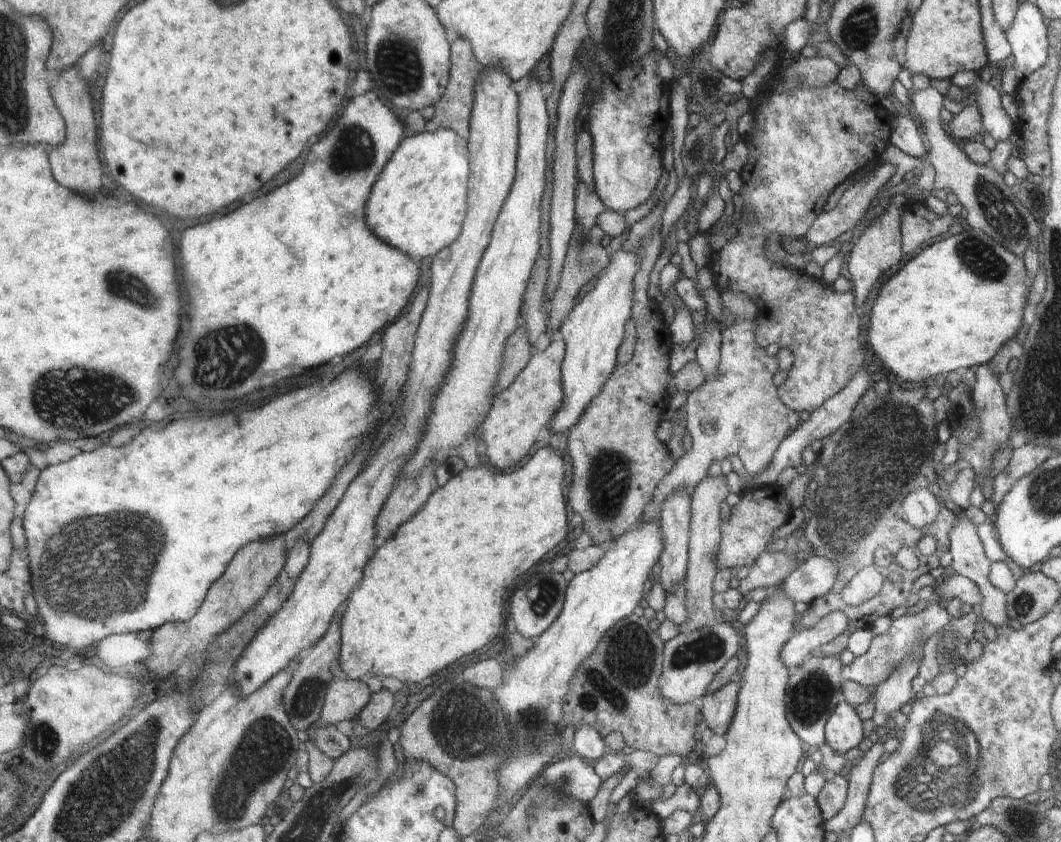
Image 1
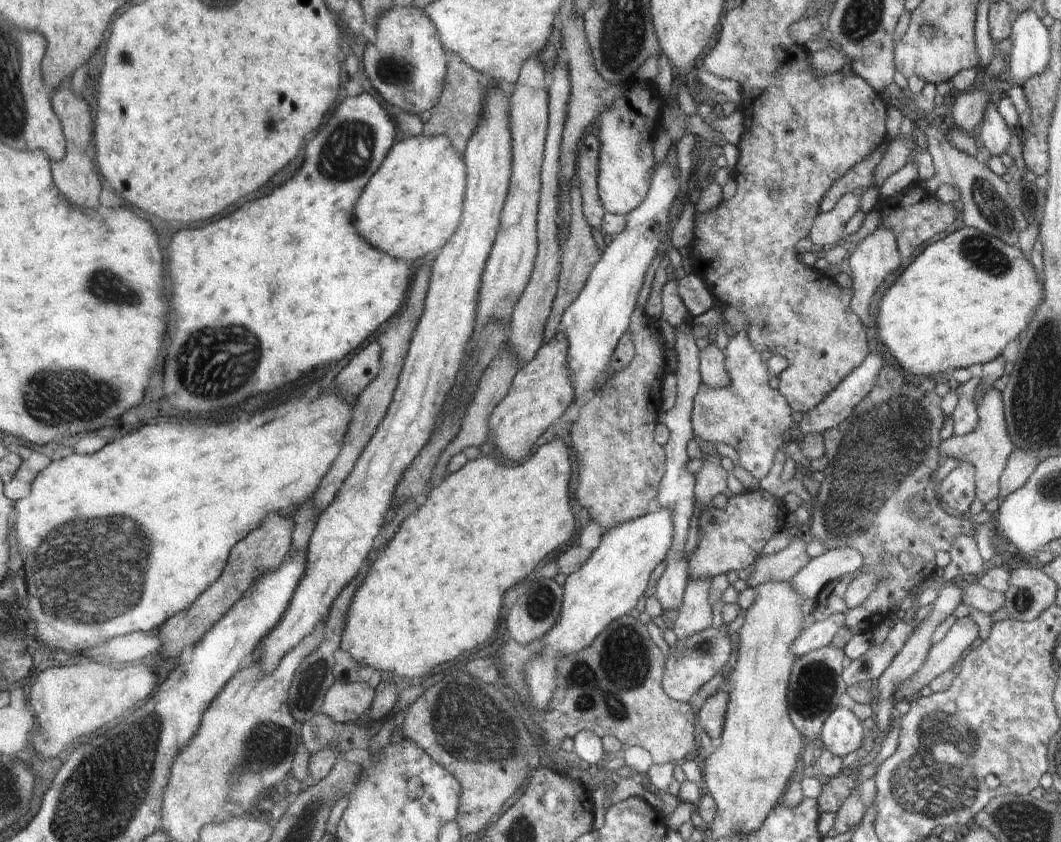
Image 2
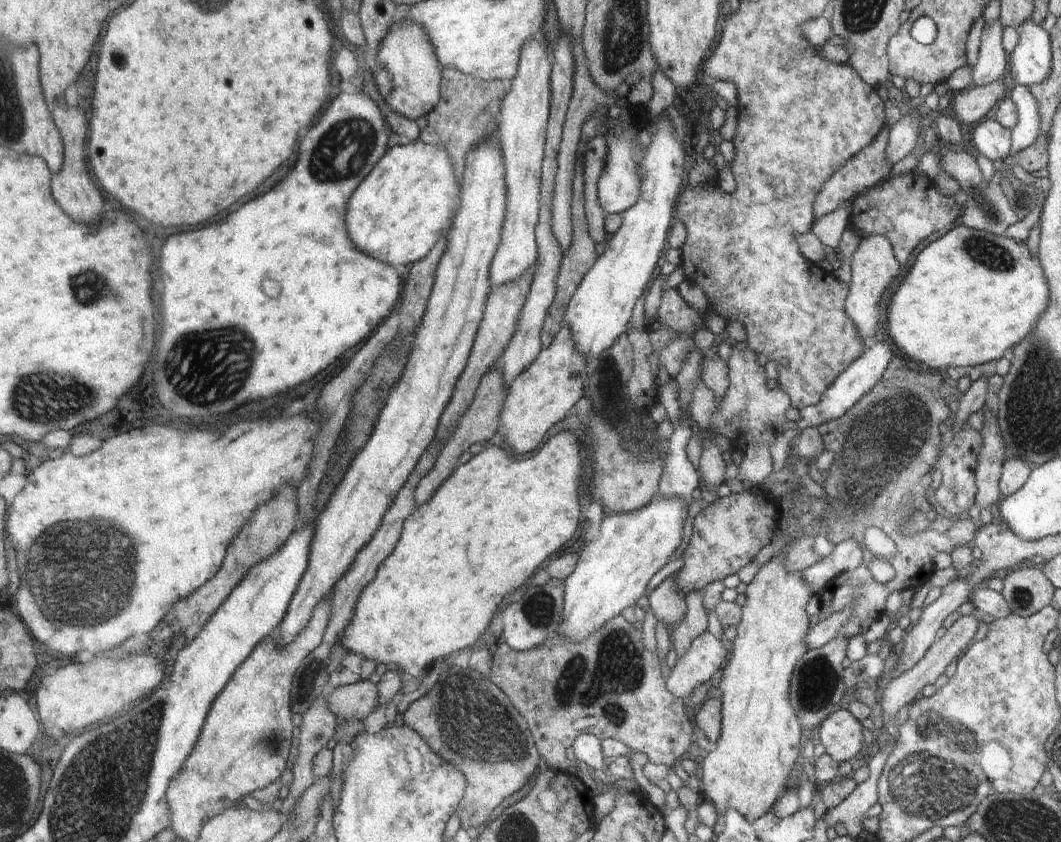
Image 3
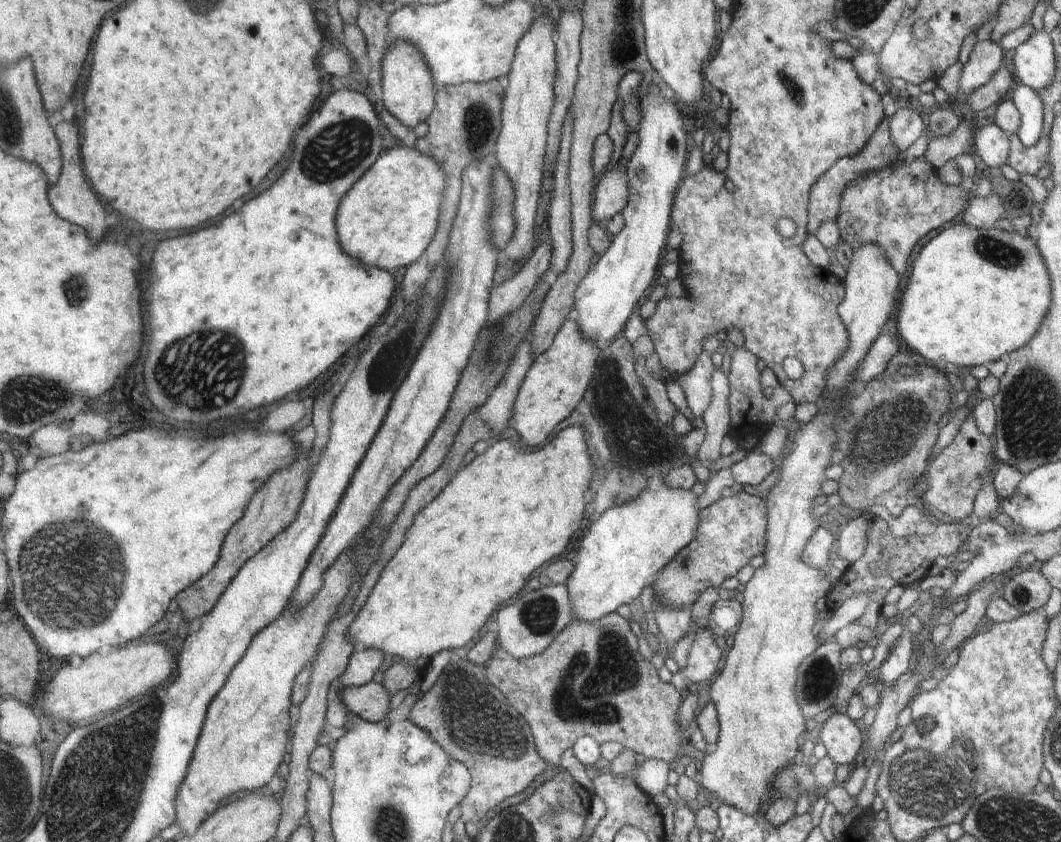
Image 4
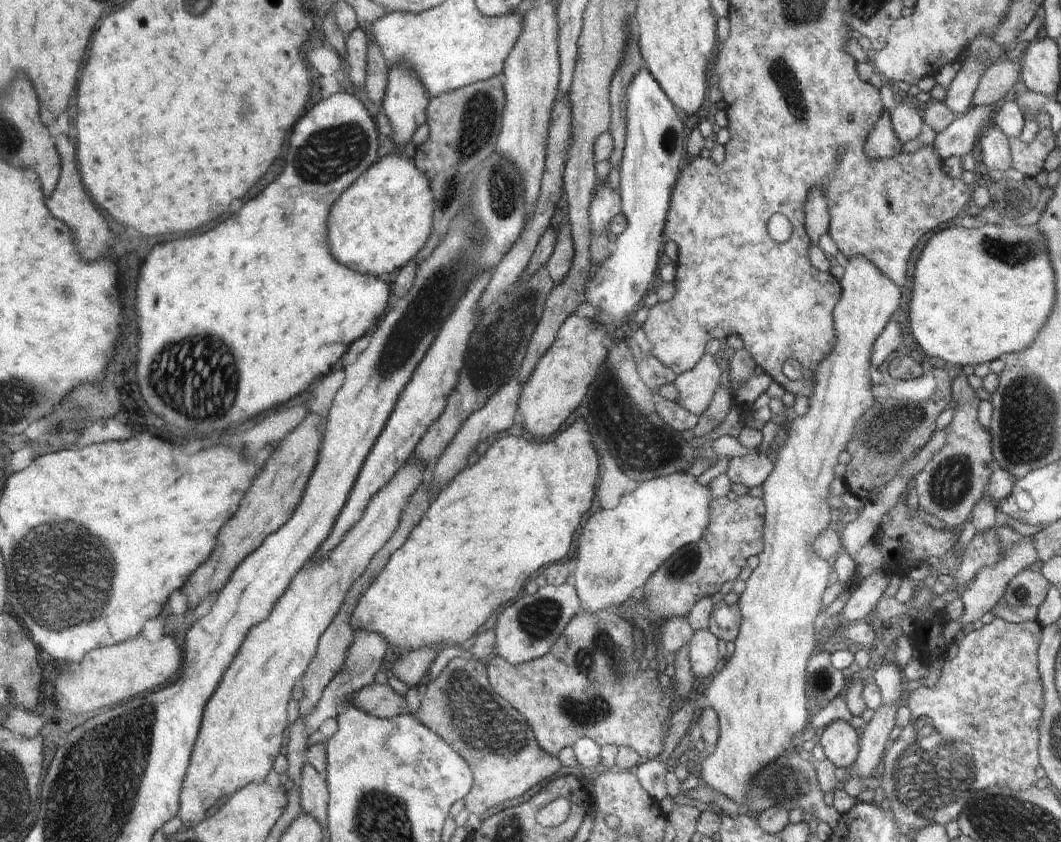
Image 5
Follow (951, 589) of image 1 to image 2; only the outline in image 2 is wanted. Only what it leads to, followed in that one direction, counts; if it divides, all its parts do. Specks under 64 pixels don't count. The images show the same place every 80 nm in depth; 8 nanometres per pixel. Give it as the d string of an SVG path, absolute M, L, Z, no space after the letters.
M975 579L958 580L958 586L962 587L962 603L975 610L992 615L1006 604L1004 593L988 590Z

